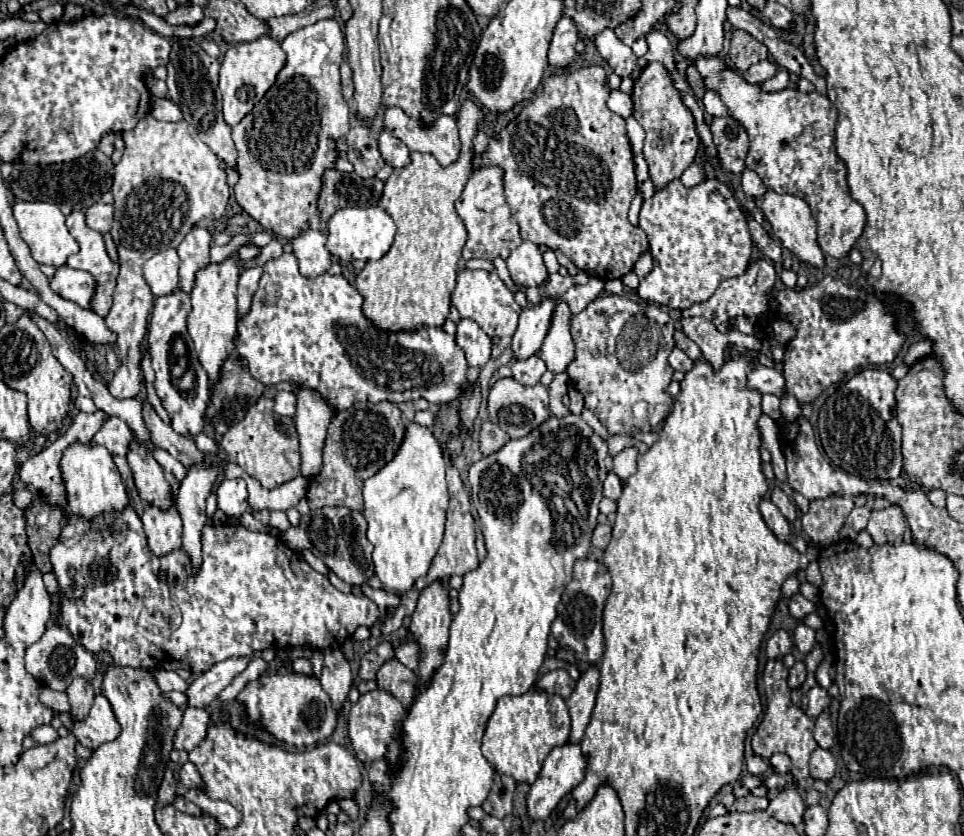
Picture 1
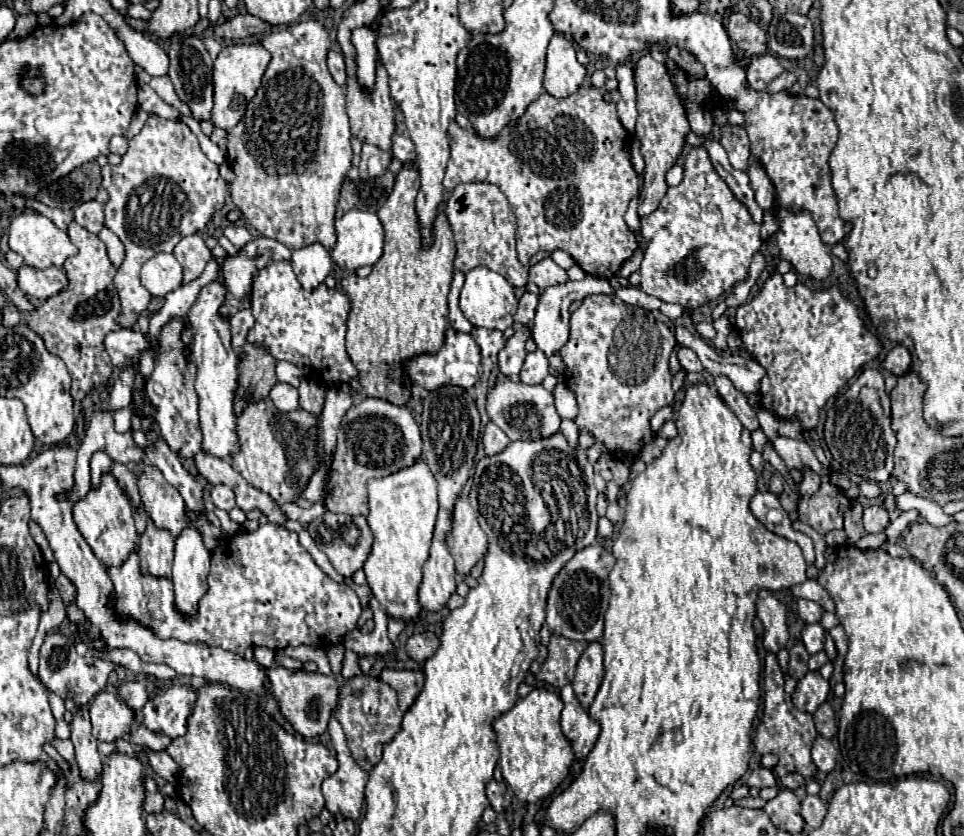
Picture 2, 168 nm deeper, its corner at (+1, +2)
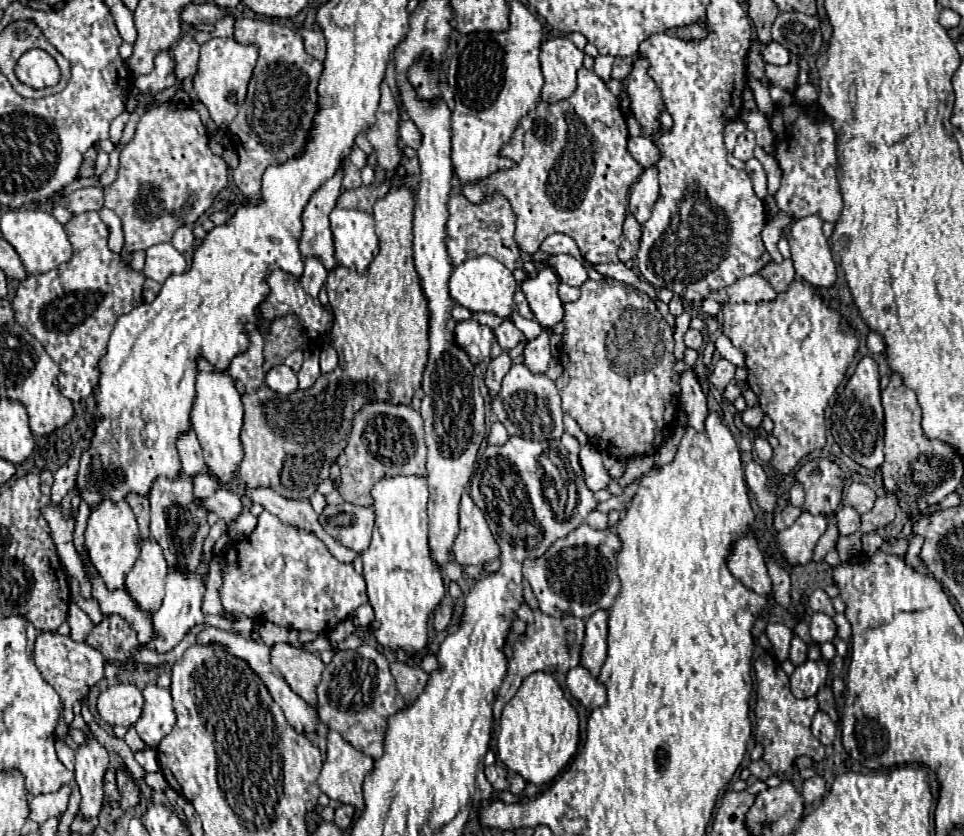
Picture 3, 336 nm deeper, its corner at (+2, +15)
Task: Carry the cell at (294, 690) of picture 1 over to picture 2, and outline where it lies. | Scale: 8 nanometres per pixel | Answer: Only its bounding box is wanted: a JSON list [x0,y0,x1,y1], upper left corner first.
[268,665,338,737]

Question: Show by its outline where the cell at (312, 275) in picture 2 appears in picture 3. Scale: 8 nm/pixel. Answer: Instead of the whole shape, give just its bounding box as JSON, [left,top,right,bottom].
[301,256,327,298]

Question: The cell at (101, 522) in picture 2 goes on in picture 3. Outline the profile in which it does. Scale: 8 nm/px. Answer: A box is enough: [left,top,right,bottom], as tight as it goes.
[85,500,139,590]

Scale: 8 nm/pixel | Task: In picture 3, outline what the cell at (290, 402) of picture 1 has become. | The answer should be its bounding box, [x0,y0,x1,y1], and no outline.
[265,364,297,394]

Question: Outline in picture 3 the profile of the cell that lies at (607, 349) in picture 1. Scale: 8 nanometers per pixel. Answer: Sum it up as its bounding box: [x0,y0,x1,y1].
[555,280,679,460]

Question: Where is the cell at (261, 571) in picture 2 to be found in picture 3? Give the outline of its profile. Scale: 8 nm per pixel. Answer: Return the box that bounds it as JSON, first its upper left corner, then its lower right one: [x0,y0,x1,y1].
[221,512,367,632]

